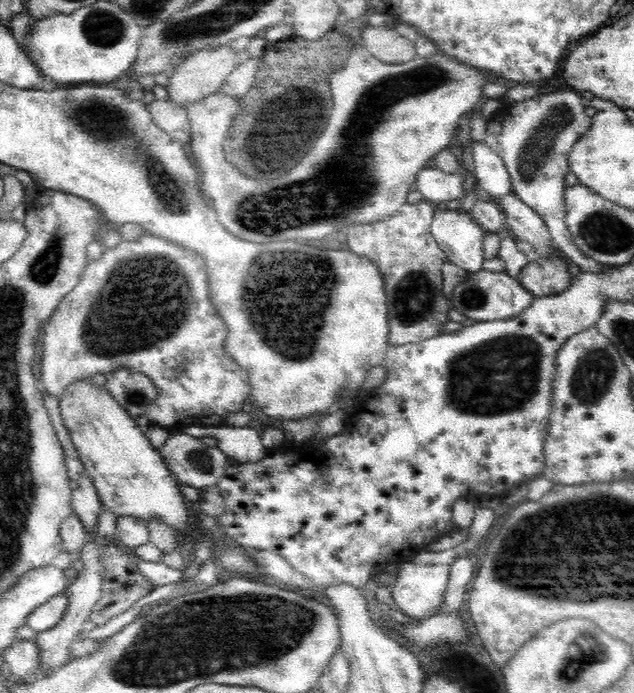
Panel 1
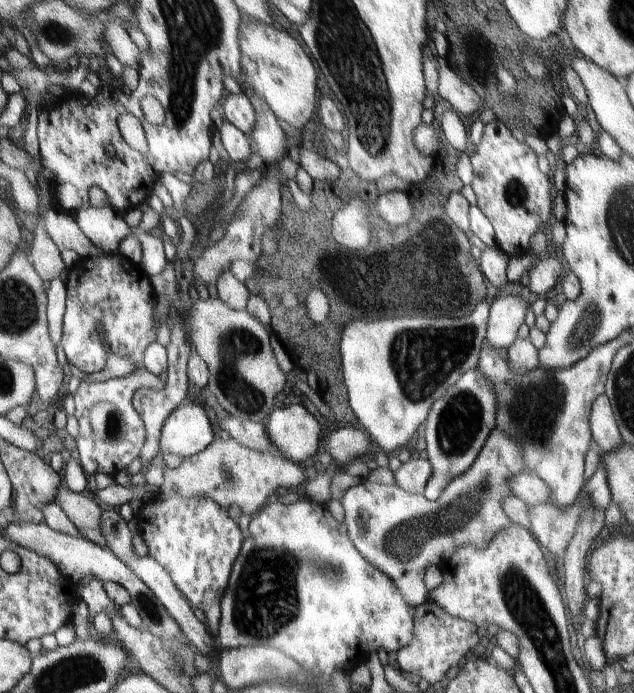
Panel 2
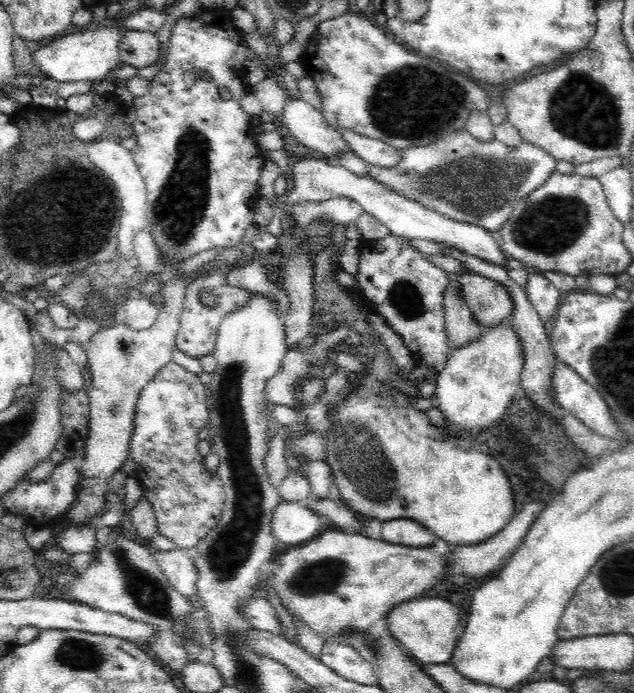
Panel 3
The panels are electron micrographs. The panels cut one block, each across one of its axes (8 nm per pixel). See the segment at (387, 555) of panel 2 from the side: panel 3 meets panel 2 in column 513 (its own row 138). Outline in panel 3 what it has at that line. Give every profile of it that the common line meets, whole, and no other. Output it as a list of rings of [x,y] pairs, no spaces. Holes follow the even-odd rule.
[[[464,129],[450,132],[448,136],[436,140],[433,144],[404,149],[401,162],[395,168],[367,164],[366,176],[374,177],[393,192],[400,193],[408,200],[416,200],[433,212],[450,217],[452,220],[481,226],[496,234],[509,219],[520,200],[524,200],[534,190],[541,188],[548,180],[548,176],[556,172],[556,161],[548,155],[548,152],[530,142],[524,141],[520,146],[511,148],[495,139],[490,142],[477,140]]]

